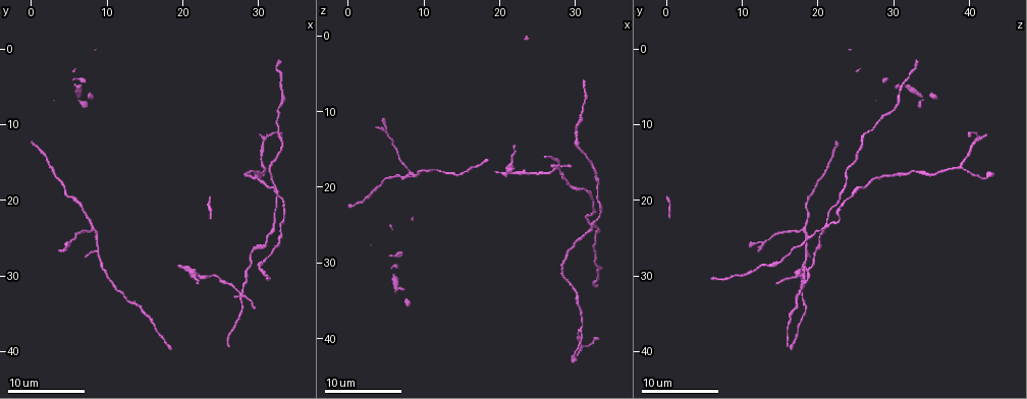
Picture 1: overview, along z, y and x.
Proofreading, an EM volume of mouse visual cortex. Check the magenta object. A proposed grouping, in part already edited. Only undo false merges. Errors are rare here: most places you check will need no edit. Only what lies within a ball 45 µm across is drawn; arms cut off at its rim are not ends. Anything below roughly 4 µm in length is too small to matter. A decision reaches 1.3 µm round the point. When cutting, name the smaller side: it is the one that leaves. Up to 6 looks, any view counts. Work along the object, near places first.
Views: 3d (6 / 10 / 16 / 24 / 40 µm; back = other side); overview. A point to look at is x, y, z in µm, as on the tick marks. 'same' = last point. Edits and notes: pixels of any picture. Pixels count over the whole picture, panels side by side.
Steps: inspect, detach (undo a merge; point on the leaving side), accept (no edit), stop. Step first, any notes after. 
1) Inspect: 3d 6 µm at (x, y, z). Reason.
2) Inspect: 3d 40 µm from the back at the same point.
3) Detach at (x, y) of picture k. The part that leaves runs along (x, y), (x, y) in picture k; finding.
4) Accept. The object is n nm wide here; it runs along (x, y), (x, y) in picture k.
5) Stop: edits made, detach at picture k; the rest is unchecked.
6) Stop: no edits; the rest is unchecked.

Inspect: 3d 10 µm at (8.0, 24.0, 18.0). Three arms meet.

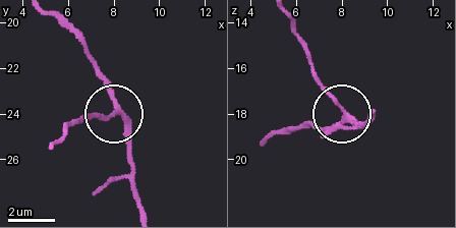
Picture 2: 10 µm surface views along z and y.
Accept. All the same neuron.

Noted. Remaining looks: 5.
Inspect: 3d 10 µm at (28.0, 32.0, 17.5). Four-way junction.

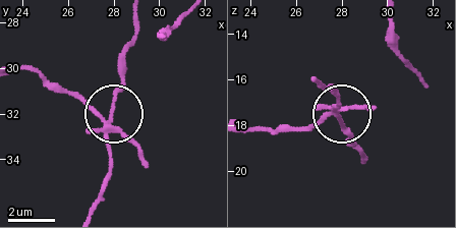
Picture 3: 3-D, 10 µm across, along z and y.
Inspect: 3d 6 µm at (27.8, 31.9, 17.7).

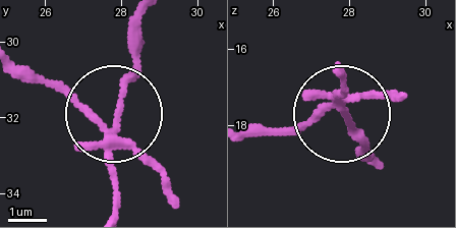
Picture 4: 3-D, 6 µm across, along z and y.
Detach at (76, 100) of picture 4. The part that leaves runs along (109, 133), (25, 75) in picture 4; a second neuron is stuck on.

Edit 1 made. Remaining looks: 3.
Inspect: overview.

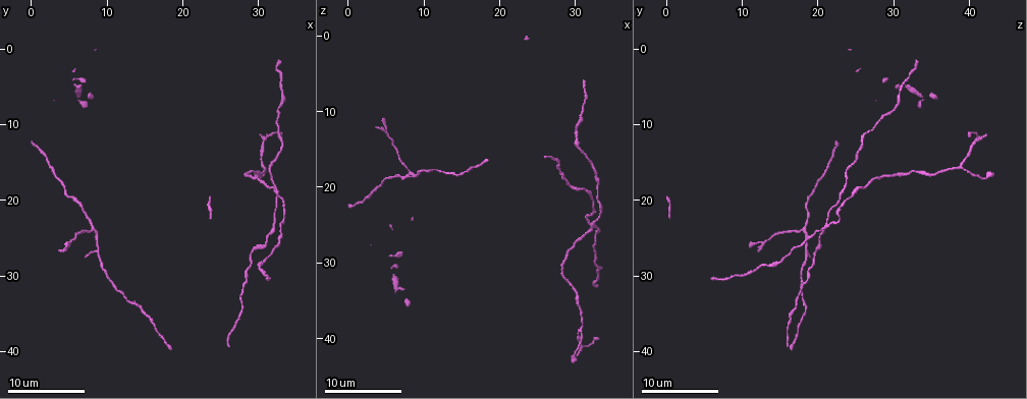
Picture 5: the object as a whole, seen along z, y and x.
Inspect: 3d 10 µm at (33.0, 24.0, 21.0). Three arms meet.

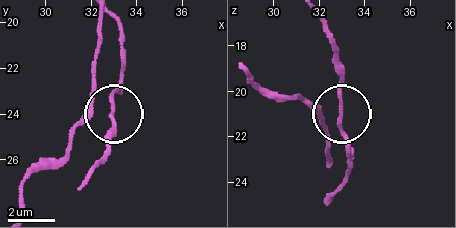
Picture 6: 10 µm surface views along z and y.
Accept. The side arm is 34 µm long; it runs along (23, 209), (30, 179), (88, 115), (111, 107), (117, 81) in picture 6; all the same neuron.

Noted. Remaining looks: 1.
Stop: edits made, detach at picture 4; the rest is unchecked.

